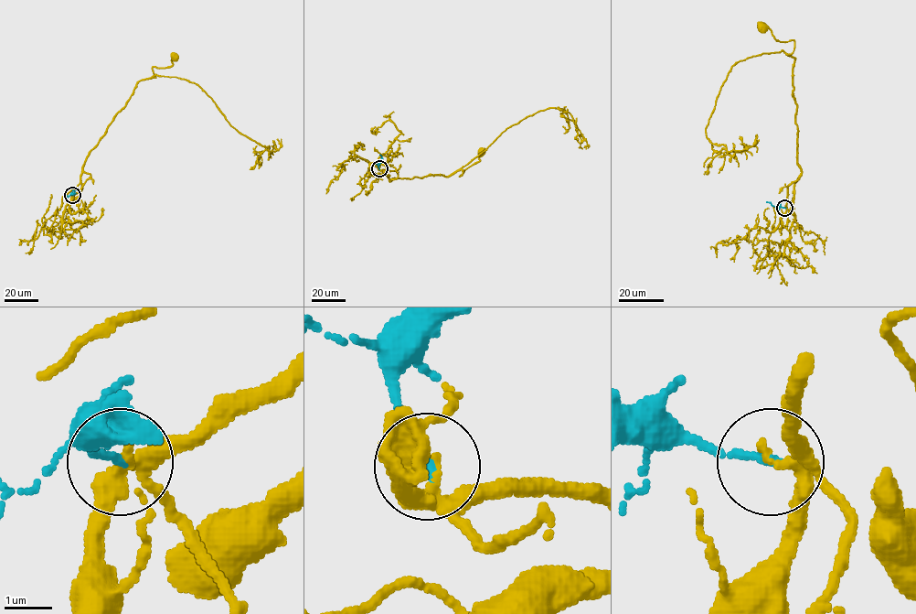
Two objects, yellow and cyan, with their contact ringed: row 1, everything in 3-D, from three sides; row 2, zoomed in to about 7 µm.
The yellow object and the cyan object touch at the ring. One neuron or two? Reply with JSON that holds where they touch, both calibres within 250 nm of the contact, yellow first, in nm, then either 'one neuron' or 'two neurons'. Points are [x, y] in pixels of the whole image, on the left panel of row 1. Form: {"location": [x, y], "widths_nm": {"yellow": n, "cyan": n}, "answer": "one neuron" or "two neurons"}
{"location": [72, 195], "widths_nm": {"yellow": 170, "cyan": 200}, "answer": "one neuron"}

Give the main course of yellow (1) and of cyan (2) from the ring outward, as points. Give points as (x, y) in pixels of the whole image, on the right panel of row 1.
1: (784, 208), (787, 187), (801, 175), (794, 59), (785, 54), (794, 42), (779, 41), (761, 26)
2: (784, 208), (776, 207), (766, 201)

